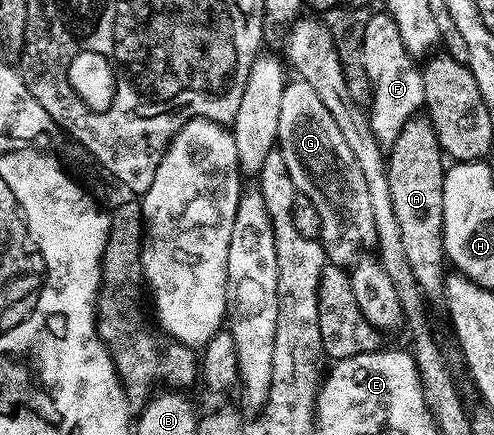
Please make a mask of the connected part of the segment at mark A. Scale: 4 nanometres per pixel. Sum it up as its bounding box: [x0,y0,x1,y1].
[386,116,446,303]

